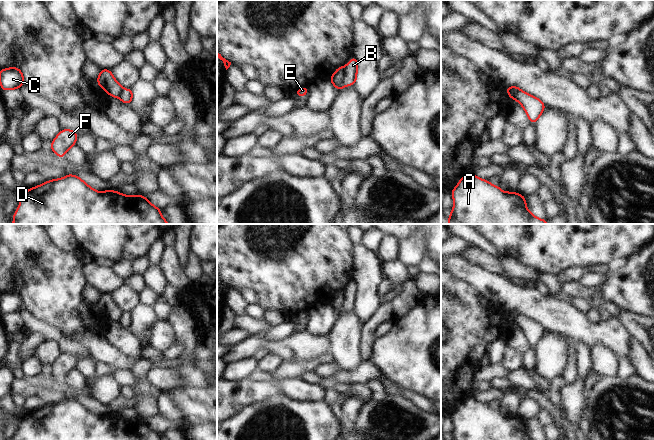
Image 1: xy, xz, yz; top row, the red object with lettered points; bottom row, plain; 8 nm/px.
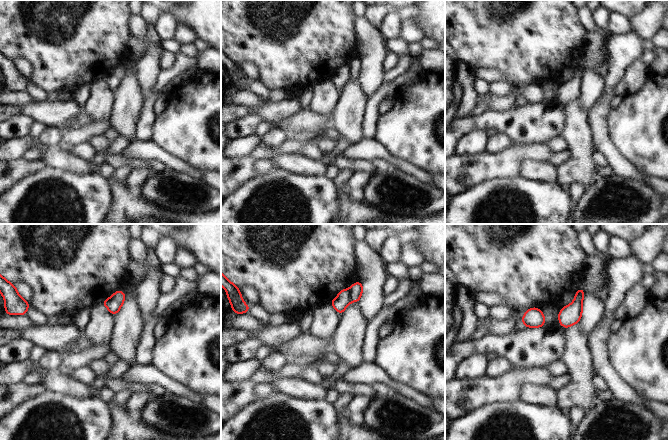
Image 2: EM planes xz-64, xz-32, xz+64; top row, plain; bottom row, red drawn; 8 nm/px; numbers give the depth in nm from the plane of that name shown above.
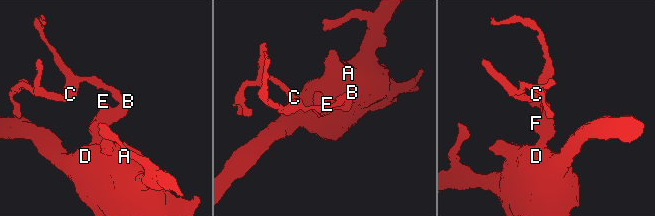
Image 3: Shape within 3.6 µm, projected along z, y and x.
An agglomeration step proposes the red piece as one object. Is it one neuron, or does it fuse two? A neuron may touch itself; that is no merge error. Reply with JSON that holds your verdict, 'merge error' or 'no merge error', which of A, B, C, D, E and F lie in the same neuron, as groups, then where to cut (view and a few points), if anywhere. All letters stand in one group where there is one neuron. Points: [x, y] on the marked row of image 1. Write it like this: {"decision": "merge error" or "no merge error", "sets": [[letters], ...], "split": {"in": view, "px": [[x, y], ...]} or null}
{"decision": "merge error", "sets": [["A", "B", "D", "E", "F"], ["C"]], "split": {"in": "xz", "px": [[345, 67], [345, 76], [338, 90]]}}

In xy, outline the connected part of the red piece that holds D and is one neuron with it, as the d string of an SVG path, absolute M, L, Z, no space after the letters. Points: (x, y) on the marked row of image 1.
M76 175L46 181L29 188L20 196L20 205L12 216L13 224L169 224L161 215L161 210L152 205L144 196L126 196L112 190L98 192Z

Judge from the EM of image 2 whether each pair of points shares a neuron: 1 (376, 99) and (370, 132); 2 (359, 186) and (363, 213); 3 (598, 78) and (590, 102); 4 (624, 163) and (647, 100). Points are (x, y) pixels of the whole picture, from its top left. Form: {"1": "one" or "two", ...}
{"1": "one", "2": "two", "3": "one", "4": "two"}

